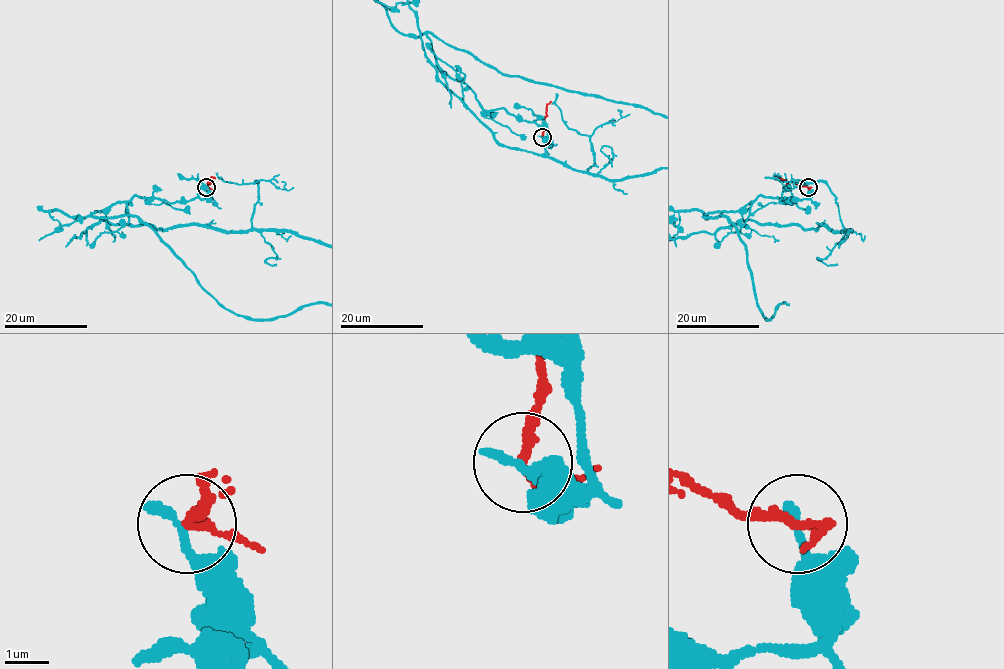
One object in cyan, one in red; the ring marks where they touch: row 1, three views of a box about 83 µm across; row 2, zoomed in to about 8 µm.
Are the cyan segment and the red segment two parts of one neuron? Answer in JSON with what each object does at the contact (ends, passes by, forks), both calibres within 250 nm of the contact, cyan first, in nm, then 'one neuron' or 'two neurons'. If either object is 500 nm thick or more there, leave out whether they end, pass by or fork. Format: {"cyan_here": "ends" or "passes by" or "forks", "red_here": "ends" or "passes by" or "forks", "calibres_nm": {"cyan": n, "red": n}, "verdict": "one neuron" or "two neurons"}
{"cyan_here": "ends", "red_here": "passes by", "calibres_nm": {"cyan": 280, "red": 200}, "verdict": "two neurons"}

